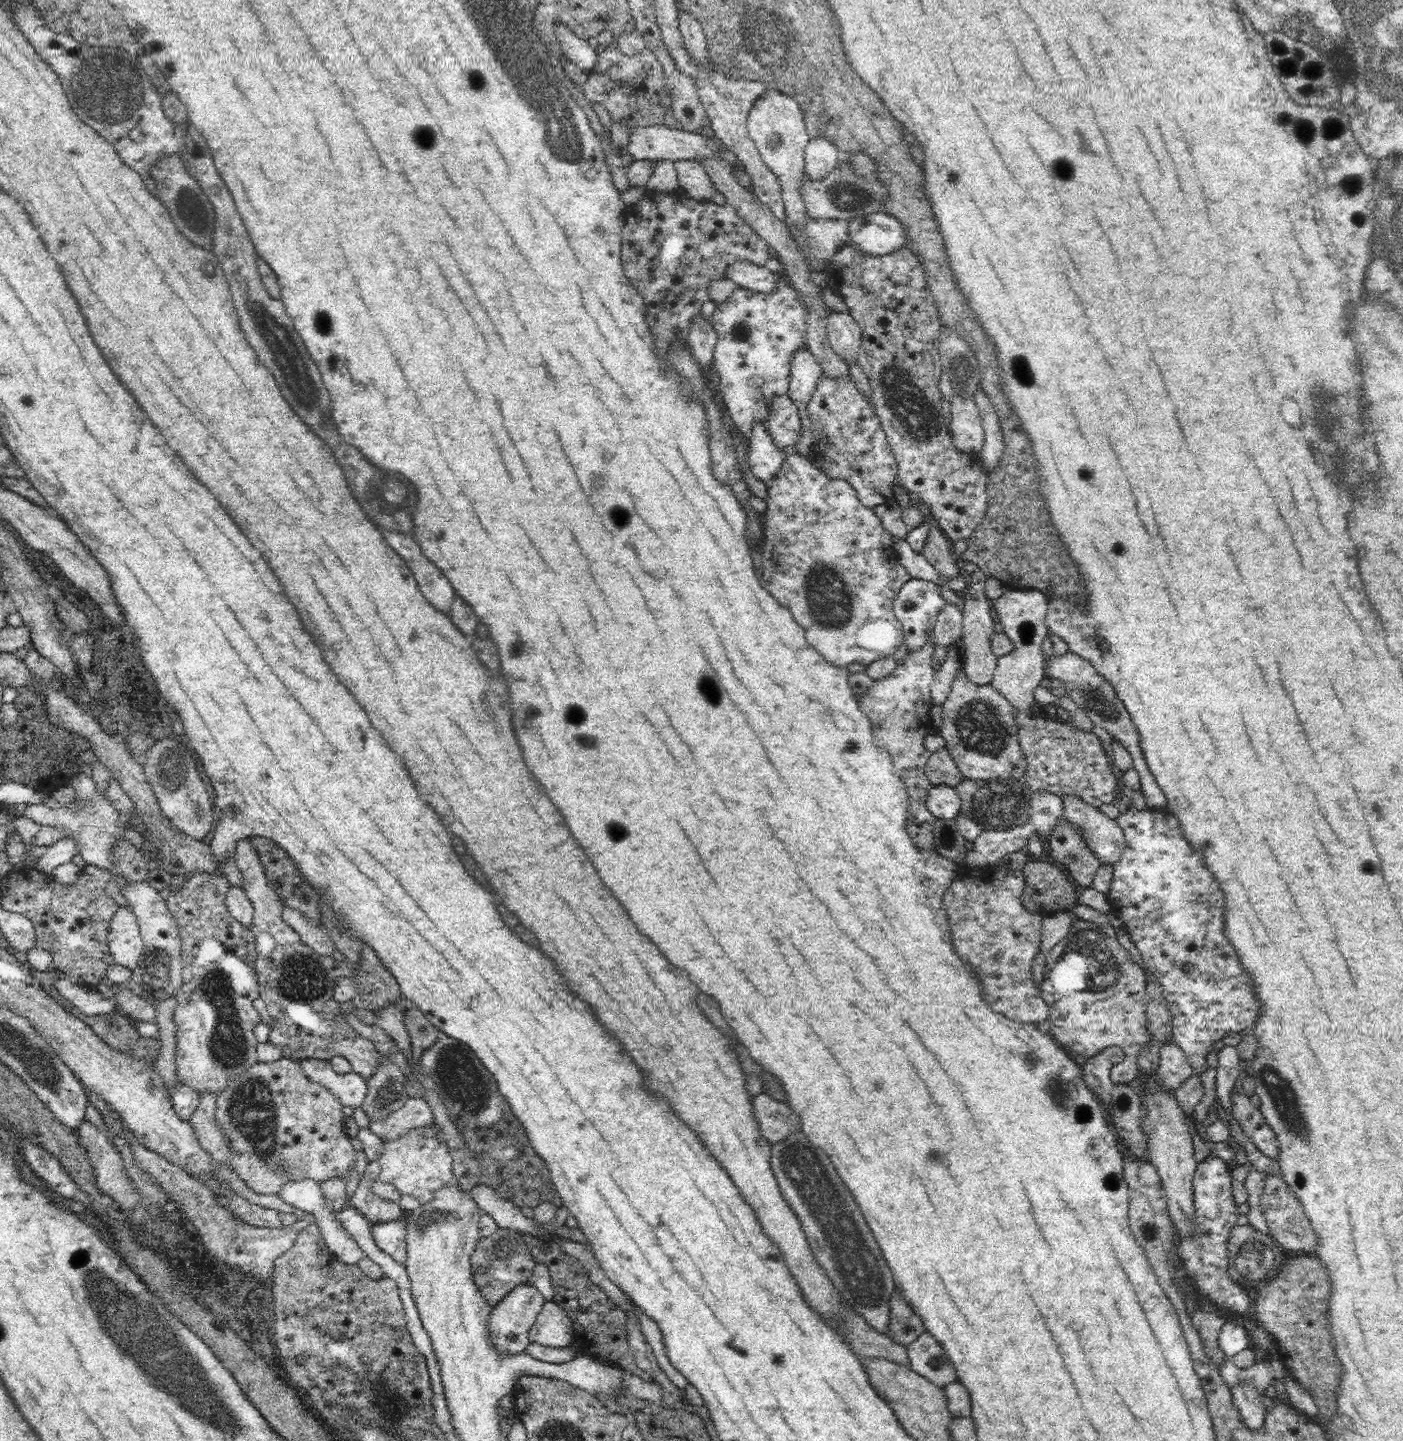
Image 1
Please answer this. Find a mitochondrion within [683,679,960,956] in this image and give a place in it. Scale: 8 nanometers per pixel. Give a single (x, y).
(851, 746)

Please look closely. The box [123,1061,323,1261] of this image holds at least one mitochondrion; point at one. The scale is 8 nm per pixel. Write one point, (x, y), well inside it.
(256, 1117)

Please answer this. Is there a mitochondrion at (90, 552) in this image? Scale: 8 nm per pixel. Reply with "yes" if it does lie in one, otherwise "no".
no

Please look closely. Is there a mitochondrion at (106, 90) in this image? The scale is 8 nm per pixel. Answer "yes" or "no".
yes

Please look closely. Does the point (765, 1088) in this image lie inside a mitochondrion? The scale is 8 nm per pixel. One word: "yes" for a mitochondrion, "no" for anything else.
no

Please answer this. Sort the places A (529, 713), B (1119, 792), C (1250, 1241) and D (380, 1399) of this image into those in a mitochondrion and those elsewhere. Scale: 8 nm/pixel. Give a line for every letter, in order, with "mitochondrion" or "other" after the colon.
A: mitochondrion
B: other
C: mitochondrion
D: mitochondrion

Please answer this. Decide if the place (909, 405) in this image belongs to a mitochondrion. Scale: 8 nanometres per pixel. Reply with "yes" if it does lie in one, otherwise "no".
yes

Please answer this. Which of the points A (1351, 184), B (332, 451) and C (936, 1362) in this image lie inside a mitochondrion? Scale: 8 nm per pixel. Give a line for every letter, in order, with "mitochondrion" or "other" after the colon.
A: mitochondrion
B: other
C: mitochondrion

